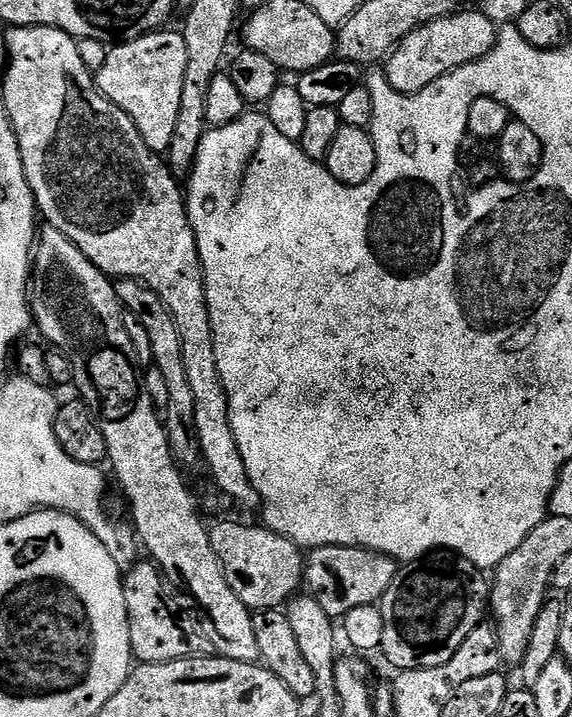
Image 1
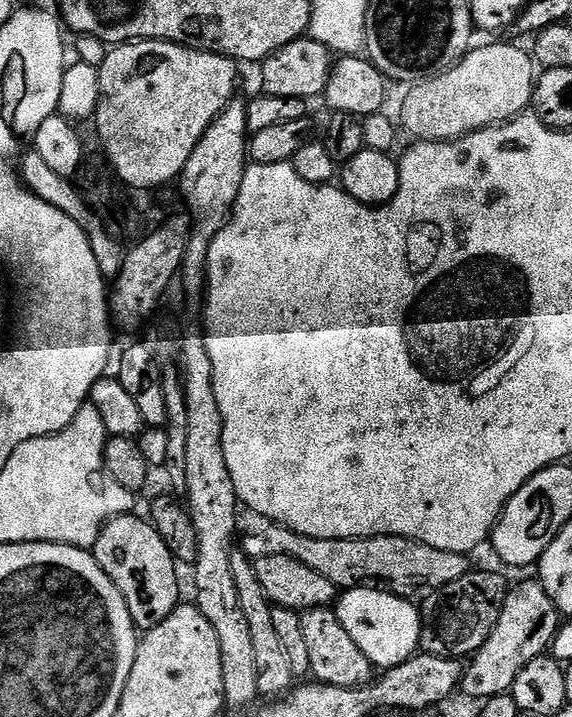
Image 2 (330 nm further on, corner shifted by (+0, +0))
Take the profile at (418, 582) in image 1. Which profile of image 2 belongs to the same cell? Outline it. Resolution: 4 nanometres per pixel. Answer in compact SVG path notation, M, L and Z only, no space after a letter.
M469 570L458 582L423 597L420 609L420 648L442 658L468 658L490 638L510 591L496 572Z

